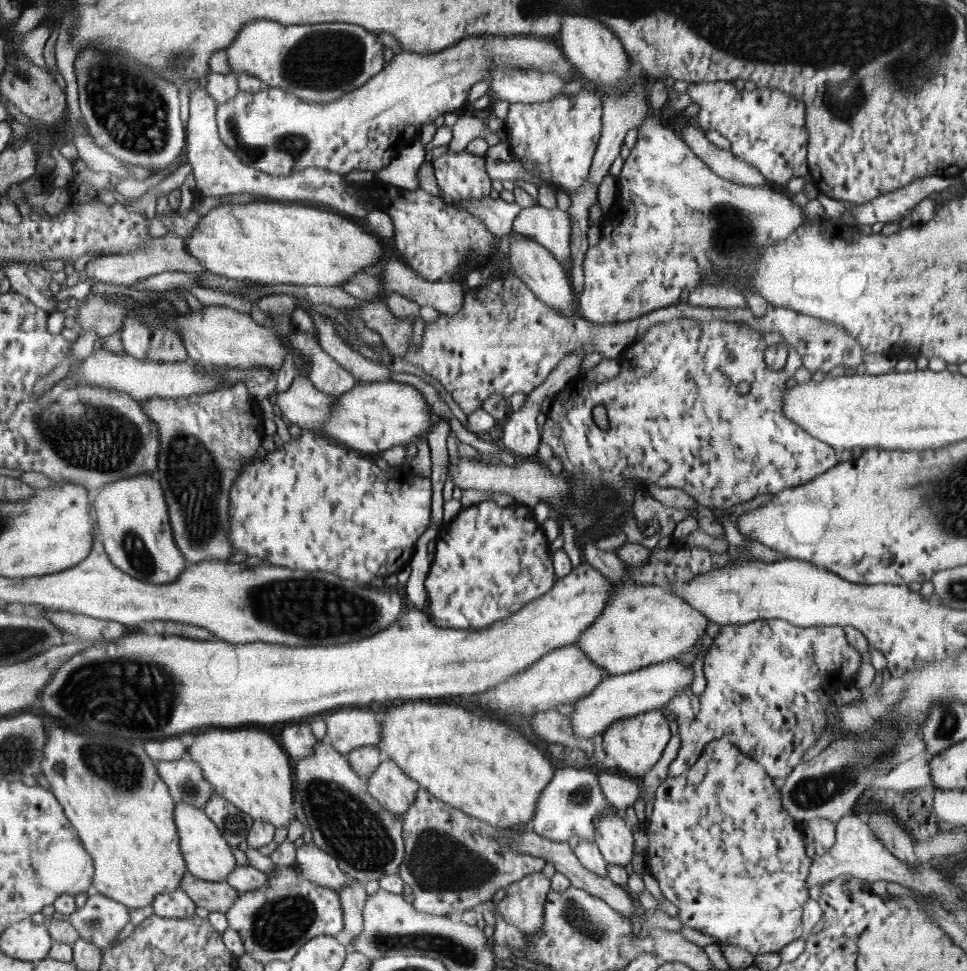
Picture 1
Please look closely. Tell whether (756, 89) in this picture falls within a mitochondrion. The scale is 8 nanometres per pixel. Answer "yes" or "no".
no

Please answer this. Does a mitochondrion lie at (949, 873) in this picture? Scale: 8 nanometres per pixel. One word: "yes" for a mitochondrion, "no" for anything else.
no

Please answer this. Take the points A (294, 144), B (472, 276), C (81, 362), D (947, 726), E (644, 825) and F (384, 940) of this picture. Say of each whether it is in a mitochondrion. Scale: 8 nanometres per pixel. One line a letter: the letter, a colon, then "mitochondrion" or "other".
A: mitochondrion
B: mitochondrion
C: other
D: mitochondrion
E: other
F: mitochondrion

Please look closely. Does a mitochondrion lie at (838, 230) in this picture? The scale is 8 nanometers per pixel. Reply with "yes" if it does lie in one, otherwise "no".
no

